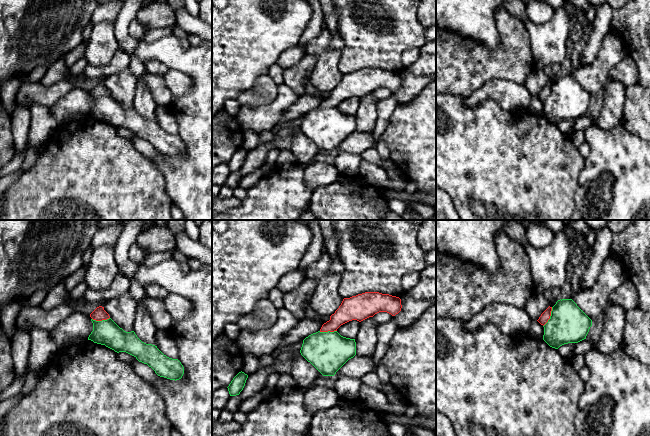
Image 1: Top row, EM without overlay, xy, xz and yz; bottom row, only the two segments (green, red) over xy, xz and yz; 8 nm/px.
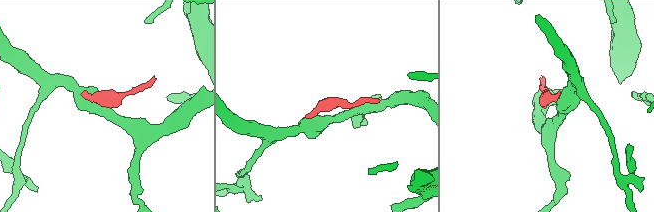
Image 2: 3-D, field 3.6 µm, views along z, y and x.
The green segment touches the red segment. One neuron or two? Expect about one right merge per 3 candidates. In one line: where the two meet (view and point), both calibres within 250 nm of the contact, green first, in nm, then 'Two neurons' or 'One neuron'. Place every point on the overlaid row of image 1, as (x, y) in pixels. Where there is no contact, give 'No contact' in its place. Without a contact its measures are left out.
Touches green at yz (550, 317). Thickness 300 nm (green) against 80 nm. One neuron

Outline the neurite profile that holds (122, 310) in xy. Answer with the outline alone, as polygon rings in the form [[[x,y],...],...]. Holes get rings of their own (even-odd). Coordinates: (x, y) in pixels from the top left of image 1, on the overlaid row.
[[[127,292],[120,297],[107,300],[104,310],[110,318],[124,331],[133,331],[137,302]]]

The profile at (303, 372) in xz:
[[[296,352],[293,355],[291,363],[292,369],[290,375],[293,377],[296,387],[306,389],[316,379],[323,376],[300,352]]]

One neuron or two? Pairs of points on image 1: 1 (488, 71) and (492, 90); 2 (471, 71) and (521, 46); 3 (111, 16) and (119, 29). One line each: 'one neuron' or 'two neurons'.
1: two neurons
2: one neuron
3: two neurons

